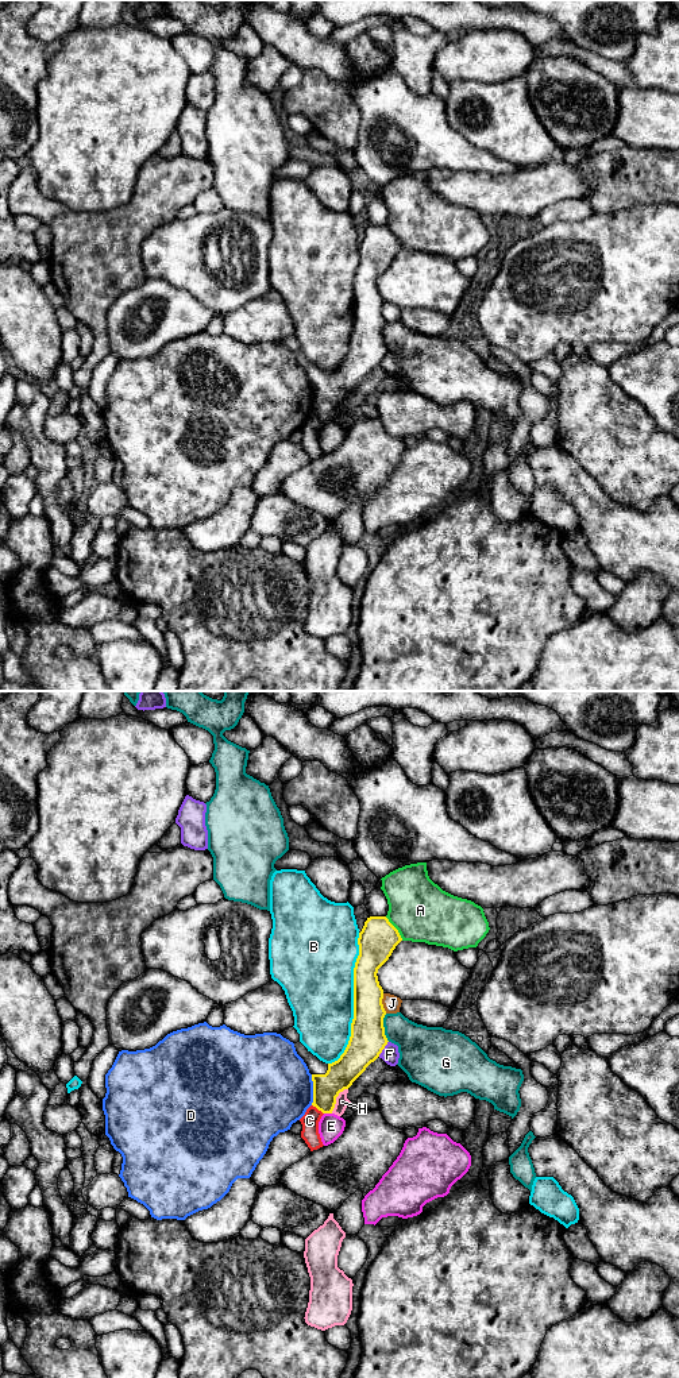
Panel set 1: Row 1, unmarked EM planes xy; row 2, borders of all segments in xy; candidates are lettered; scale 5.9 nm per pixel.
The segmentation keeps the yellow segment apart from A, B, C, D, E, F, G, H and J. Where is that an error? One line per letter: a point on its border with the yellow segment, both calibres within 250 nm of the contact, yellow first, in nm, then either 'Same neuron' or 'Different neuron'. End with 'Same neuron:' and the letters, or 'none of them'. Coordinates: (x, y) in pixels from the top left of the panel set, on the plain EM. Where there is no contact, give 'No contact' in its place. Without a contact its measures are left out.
A: Touches yellow at xy (396, 238). Thickness 220 nm (yellow) against 360 nm. Different neuron
B: Touches yellow at xy (354, 309). Thickness 220 nm (yellow) against 420 nm. Different neuron
C: Touches yellow at xy (317, 417). Thickness 170 nm (yellow) against 100 nm. Different neuron
D: Touches yellow at xy (313, 398). Thickness 170 nm (yellow) against 480 nm. Different neuron
E: Touches yellow at xy (328, 421). Thickness 170 nm (yellow) against 150 nm. Different neuron
F: Touches yellow at xy (384, 356). Thickness 220 nm (yellow) against 100 nm. Different neuron
G: Touches yellow at xy (384, 336). Thickness 220 nm (yellow) against 260 nm. Different neuron
H: Touches yellow at xy (335, 408). Thickness 170 nm (yellow) against 80 nm. Different neuron
J: Touches yellow at xy (381, 312). Thickness 220 nm (yellow) against 100 nm. Different neuron
Same neuron: none of them

